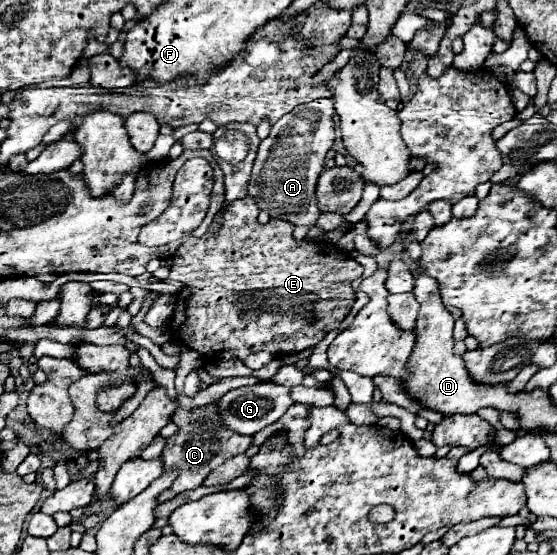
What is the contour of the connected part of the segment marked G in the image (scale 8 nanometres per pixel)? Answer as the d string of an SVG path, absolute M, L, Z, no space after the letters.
M256 383L256 385L248 385L248 387L238 387L238 389L228 391L224 397L216 399L214 409L216 409L216 413L220 413L224 427L228 427L240 435L254 435L254 433L262 431L264 427L276 423L284 415L284 409L288 409L288 405L294 403L290 399L288 391L290 391L288 387L282 387L276 383Z

